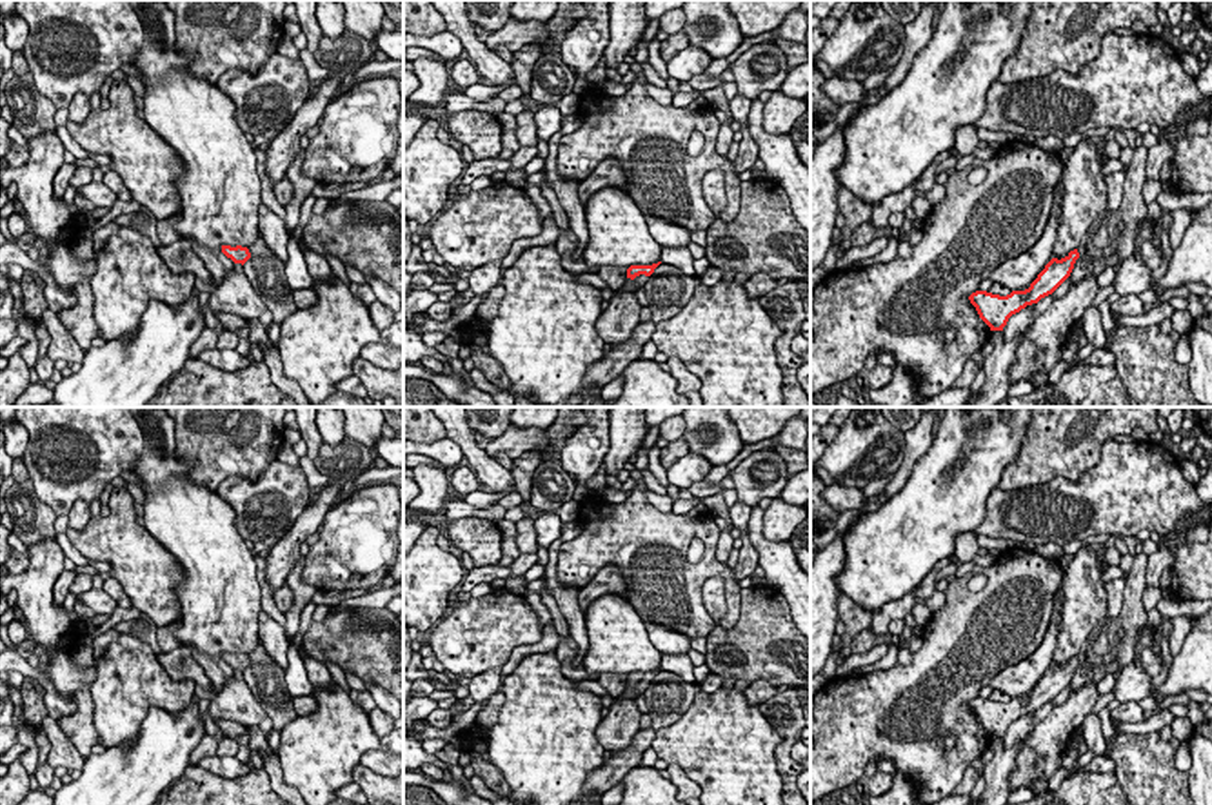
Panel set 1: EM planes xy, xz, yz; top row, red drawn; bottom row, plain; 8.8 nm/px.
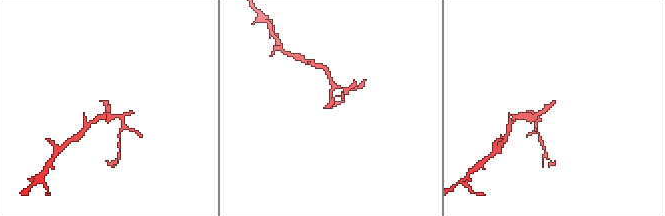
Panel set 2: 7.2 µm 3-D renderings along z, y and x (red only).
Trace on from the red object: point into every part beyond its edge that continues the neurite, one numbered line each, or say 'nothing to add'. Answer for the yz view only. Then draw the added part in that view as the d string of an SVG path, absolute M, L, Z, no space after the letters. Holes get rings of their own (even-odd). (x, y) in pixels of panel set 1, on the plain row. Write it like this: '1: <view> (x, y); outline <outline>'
nothing to add

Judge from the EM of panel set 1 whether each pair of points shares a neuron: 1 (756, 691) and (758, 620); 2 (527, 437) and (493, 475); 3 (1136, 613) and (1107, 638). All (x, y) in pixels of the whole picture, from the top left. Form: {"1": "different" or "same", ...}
{"1": "different", "2": "different", "3": "same"}

